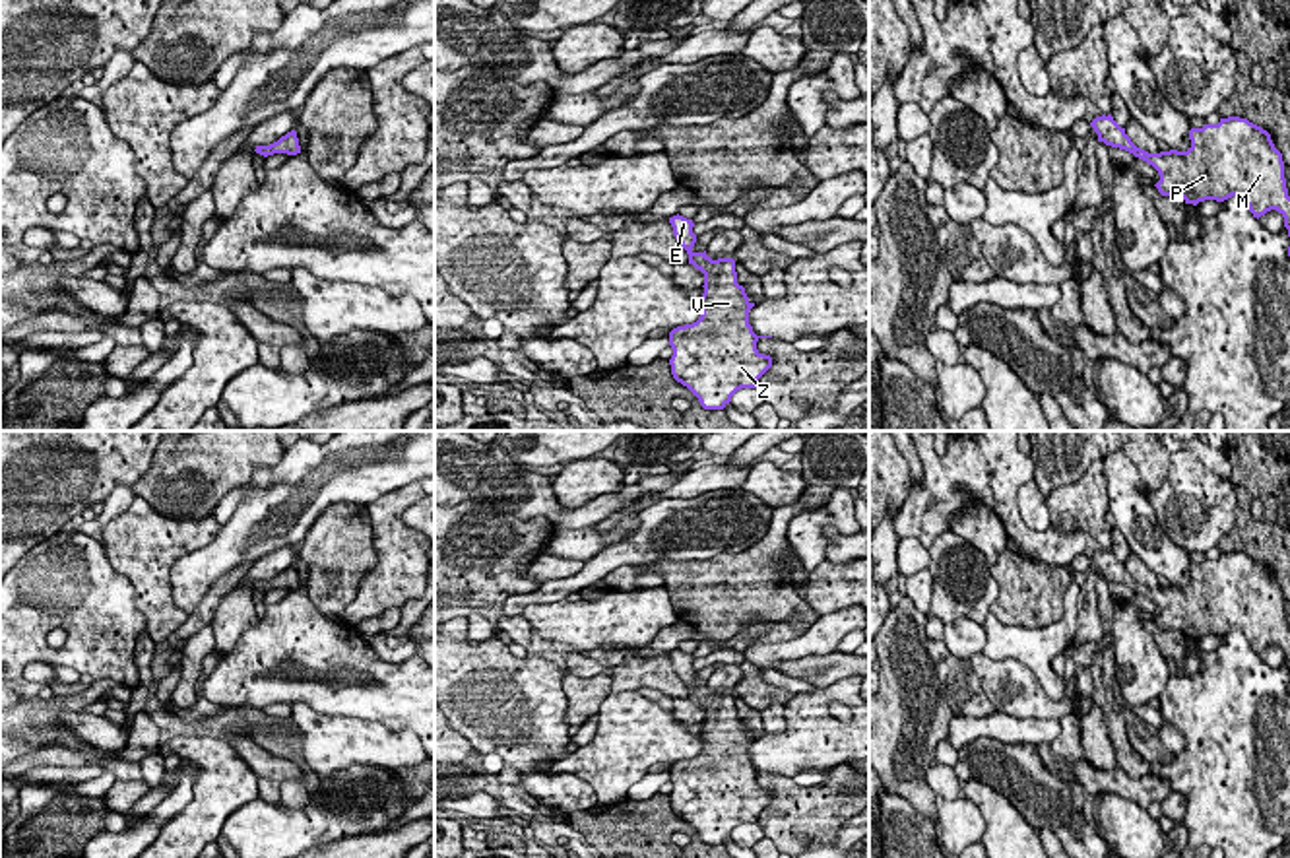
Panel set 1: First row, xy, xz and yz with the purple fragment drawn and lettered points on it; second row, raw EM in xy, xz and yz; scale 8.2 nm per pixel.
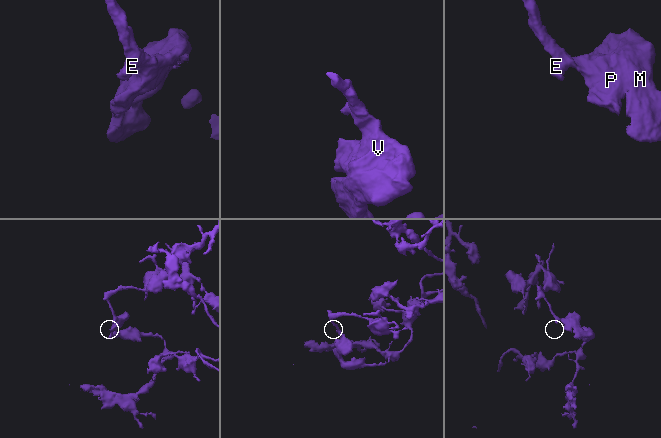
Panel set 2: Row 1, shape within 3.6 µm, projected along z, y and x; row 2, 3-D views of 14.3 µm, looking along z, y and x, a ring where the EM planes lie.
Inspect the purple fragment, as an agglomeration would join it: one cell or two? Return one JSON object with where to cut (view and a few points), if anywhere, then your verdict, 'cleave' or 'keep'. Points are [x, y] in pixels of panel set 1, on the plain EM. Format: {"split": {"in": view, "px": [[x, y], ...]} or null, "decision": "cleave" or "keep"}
{"split": null, "decision": "keep"}

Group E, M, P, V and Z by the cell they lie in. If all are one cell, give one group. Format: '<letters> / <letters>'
E M P V Z

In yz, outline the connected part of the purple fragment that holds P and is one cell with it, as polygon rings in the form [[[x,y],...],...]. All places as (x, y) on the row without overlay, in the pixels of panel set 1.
[[[1112,549],[1096,551],[1090,561],[1098,577],[1152,600],[1160,610],[1154,621],[1162,631],[1181,631],[1193,641],[1242,631],[1257,654],[1276,644],[1290,672],[1290,631],[1282,588],[1274,582],[1271,569],[1247,553],[1228,551],[1218,559],[1191,563],[1187,586],[1160,588],[1137,582]]]

